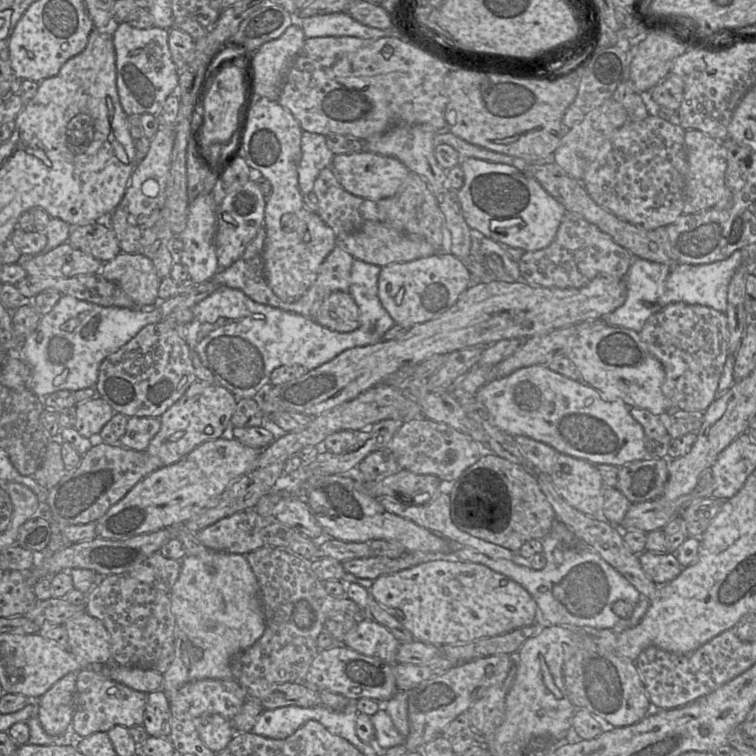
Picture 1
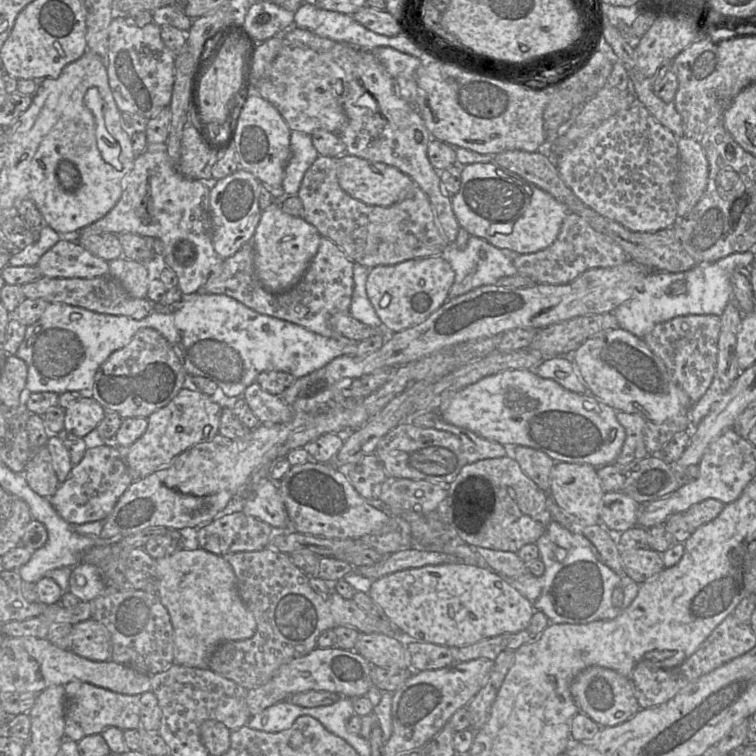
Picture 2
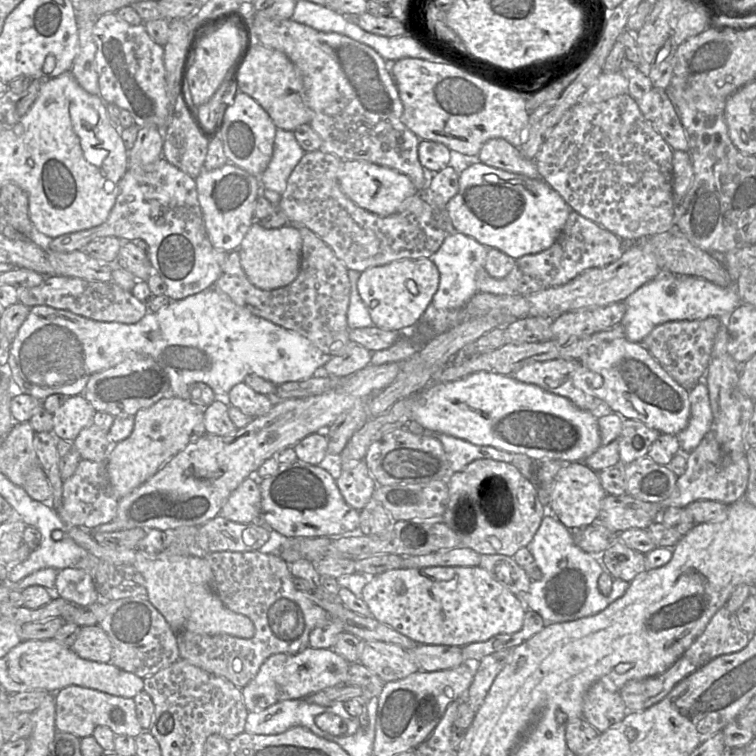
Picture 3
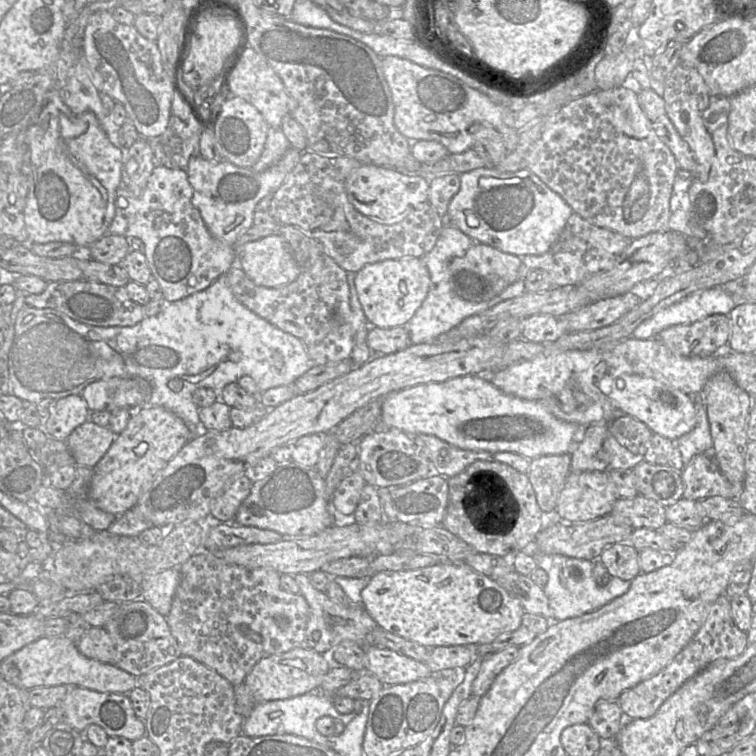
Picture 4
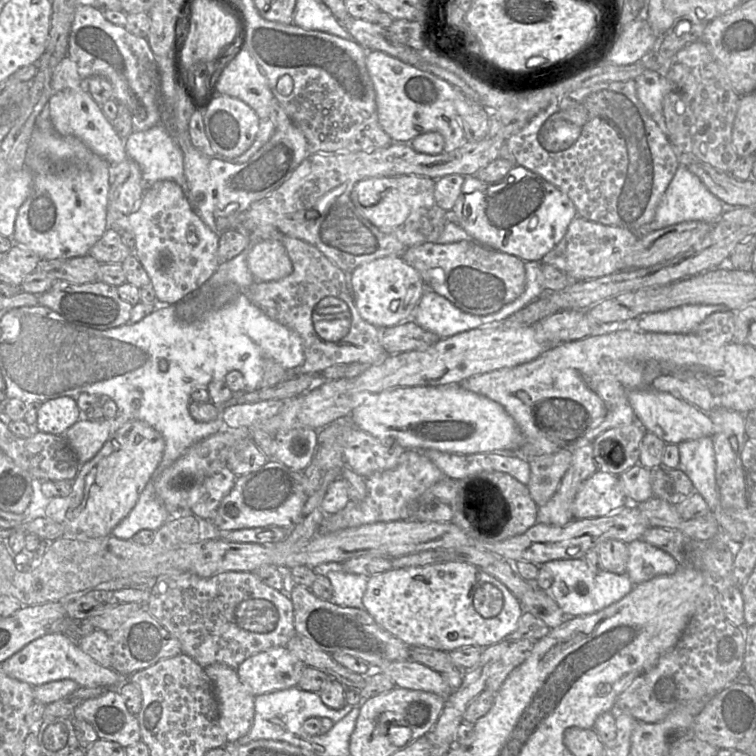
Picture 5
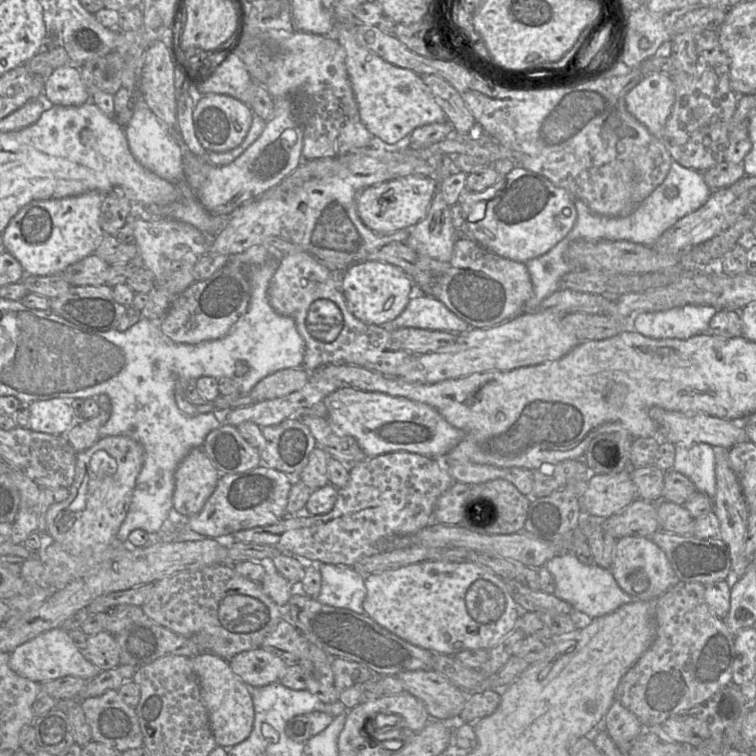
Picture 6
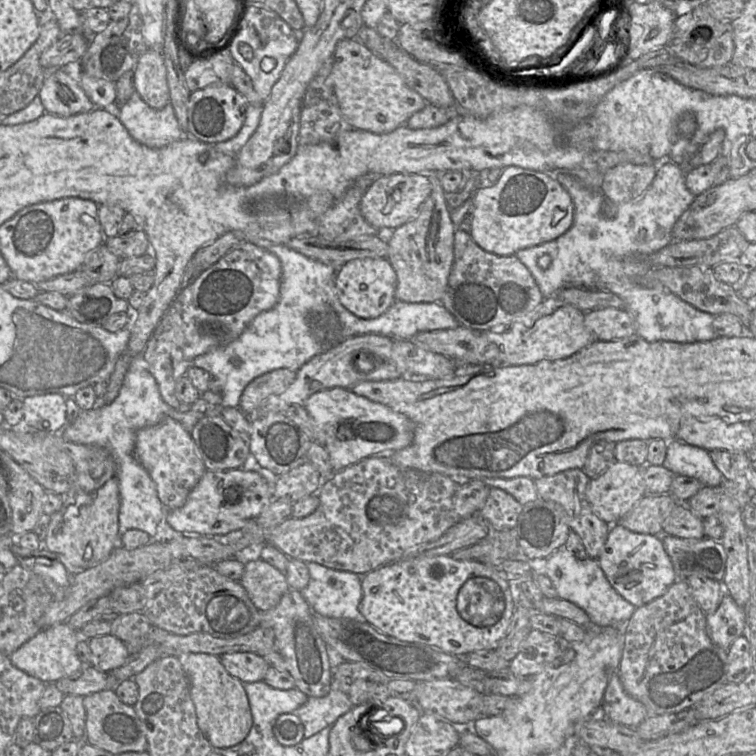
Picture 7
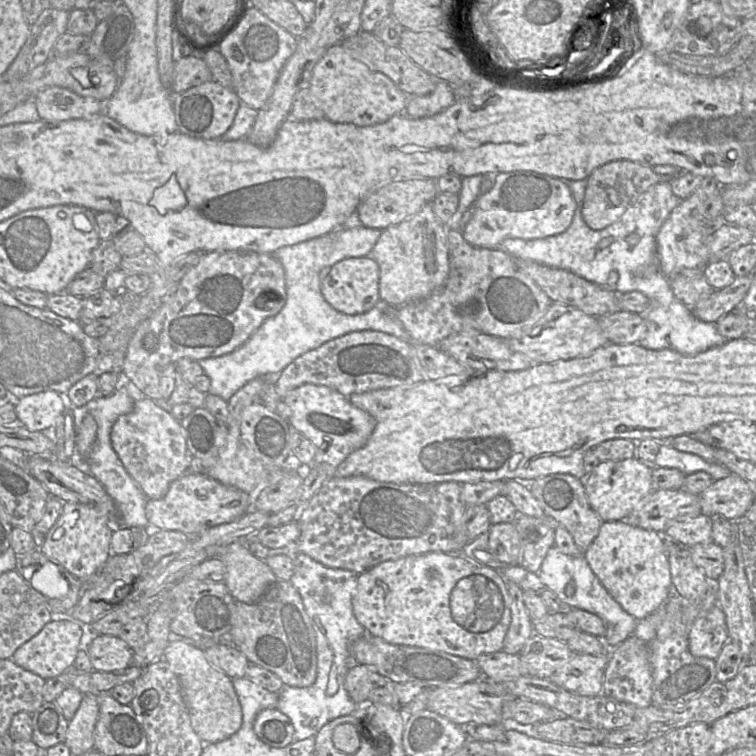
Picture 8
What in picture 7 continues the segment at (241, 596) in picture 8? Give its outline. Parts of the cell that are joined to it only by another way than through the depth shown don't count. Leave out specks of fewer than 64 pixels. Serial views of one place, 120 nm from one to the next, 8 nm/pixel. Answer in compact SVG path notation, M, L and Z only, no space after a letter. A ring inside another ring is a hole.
M261 558L245 563L239 582L260 611L274 608L290 589L285 574Z

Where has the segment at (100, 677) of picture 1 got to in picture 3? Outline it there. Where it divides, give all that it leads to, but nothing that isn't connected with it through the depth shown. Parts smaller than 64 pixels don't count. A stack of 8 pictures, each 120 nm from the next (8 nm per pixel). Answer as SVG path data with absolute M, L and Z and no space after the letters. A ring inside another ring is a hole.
M77 685L67 686L55 694L56 718L58 731L71 733L78 738L91 736L95 727L109 727L116 735L128 735L136 738L144 731L136 716L133 698L111 695L96 689Z

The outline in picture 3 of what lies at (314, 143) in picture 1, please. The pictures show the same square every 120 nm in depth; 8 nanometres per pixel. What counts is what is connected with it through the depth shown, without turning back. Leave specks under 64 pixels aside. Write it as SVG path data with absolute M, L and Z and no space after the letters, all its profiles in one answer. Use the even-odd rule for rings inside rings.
M277 128L271 160L258 177L261 188L273 190L281 195L286 189L290 174L304 153L293 131Z

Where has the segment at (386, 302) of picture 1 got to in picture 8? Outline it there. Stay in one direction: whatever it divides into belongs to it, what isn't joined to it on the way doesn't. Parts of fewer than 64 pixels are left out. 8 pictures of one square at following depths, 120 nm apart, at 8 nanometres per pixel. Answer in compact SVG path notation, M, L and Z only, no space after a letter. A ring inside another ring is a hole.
M370 256L345 258L330 267L328 275L320 282L322 296L335 310L347 314L362 314L379 302L379 265Z

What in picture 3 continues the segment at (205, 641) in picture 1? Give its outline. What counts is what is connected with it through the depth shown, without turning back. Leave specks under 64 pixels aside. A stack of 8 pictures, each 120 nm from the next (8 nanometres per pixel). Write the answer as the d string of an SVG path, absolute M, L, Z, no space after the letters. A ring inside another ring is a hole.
M68 527L68 532L63 532L59 529L52 531L52 539L55 541L60 541L65 536L71 537L79 546L86 549L89 554L96 556L99 560L113 564L130 563L135 565L145 579L146 598L163 615L175 634L181 631L190 631L207 635L228 634L245 639L250 639L254 636L255 627L251 619L245 615L229 610L213 590L213 572L205 555L199 553L187 556L169 556L162 552L159 554L149 554L138 548L115 550L98 544L94 540L91 531L85 528Z

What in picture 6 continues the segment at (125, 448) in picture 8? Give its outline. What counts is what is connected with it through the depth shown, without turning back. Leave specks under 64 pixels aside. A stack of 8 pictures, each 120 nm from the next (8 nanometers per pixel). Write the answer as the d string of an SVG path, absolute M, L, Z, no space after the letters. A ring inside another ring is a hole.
M193 448L175 471L173 508L191 516L201 511L221 474L201 448Z

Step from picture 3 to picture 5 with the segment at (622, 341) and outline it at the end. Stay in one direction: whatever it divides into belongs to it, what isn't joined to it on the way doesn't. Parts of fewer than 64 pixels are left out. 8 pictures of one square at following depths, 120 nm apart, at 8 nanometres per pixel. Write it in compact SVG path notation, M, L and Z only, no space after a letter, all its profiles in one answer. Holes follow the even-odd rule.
M651 389L629 390L627 399L637 417L637 422L665 443L677 445L688 440L712 437L715 433L715 426L708 413L670 393Z

